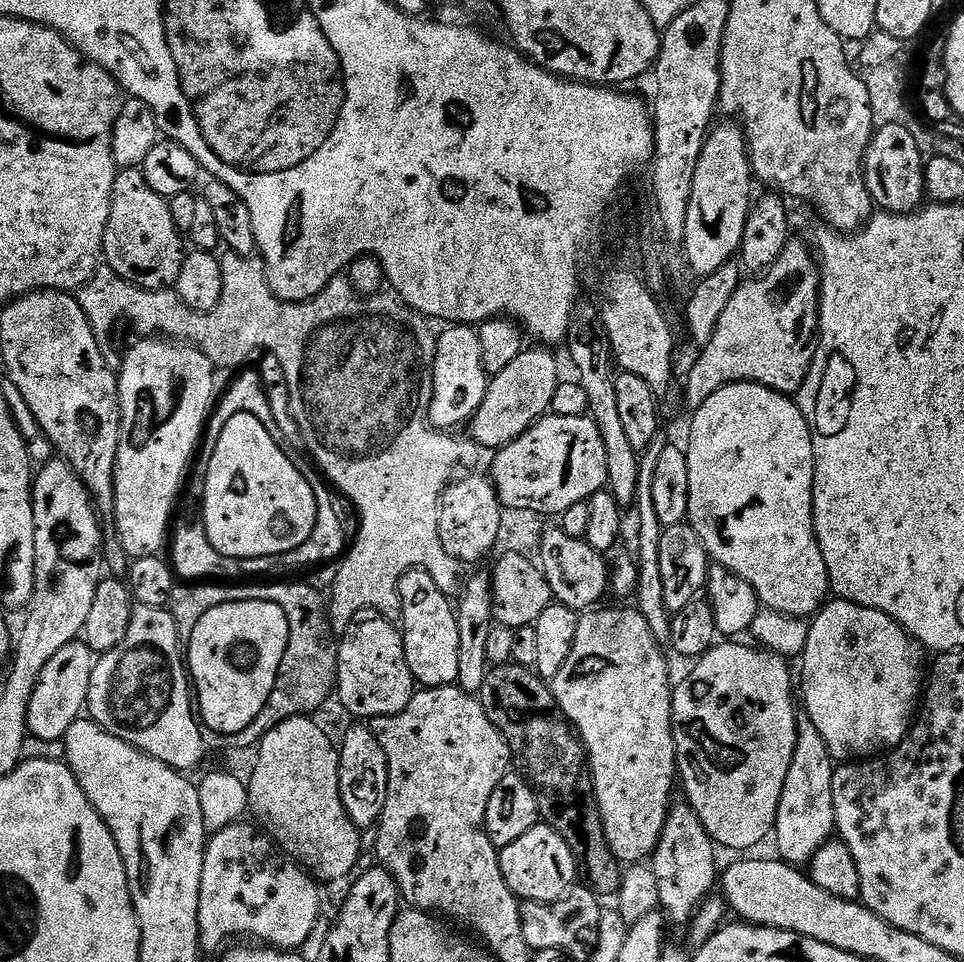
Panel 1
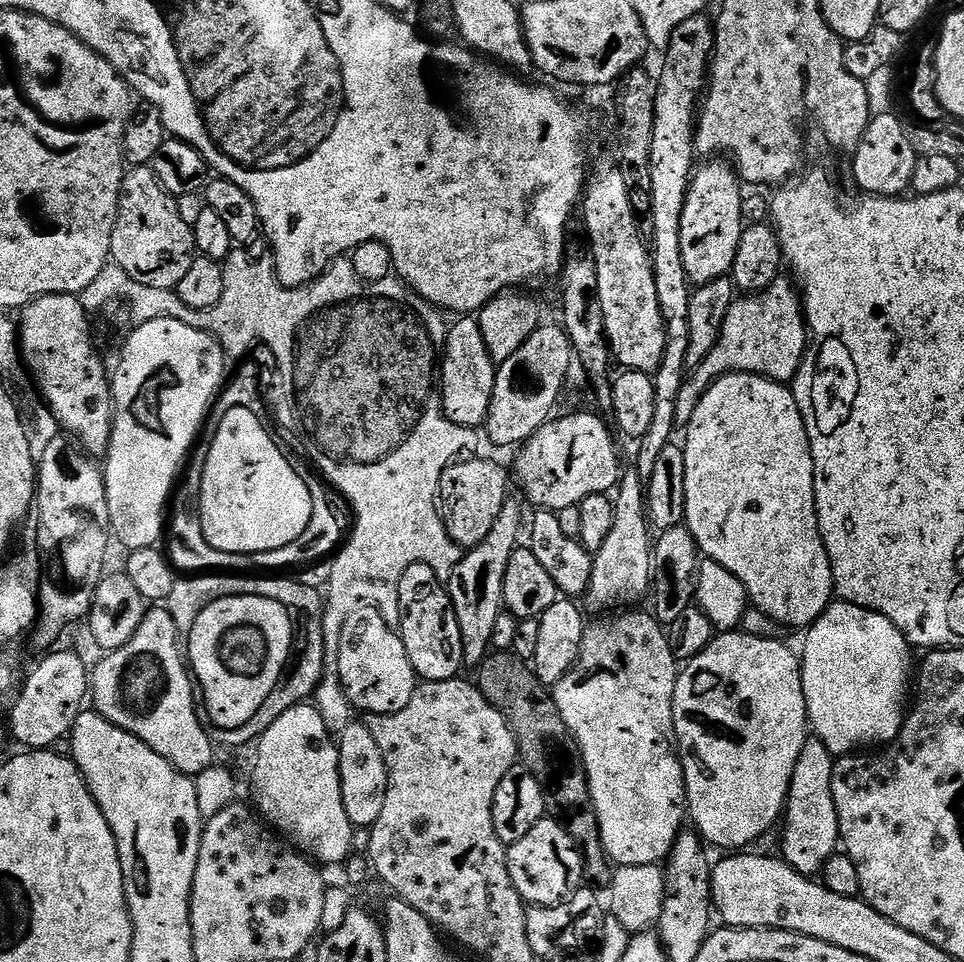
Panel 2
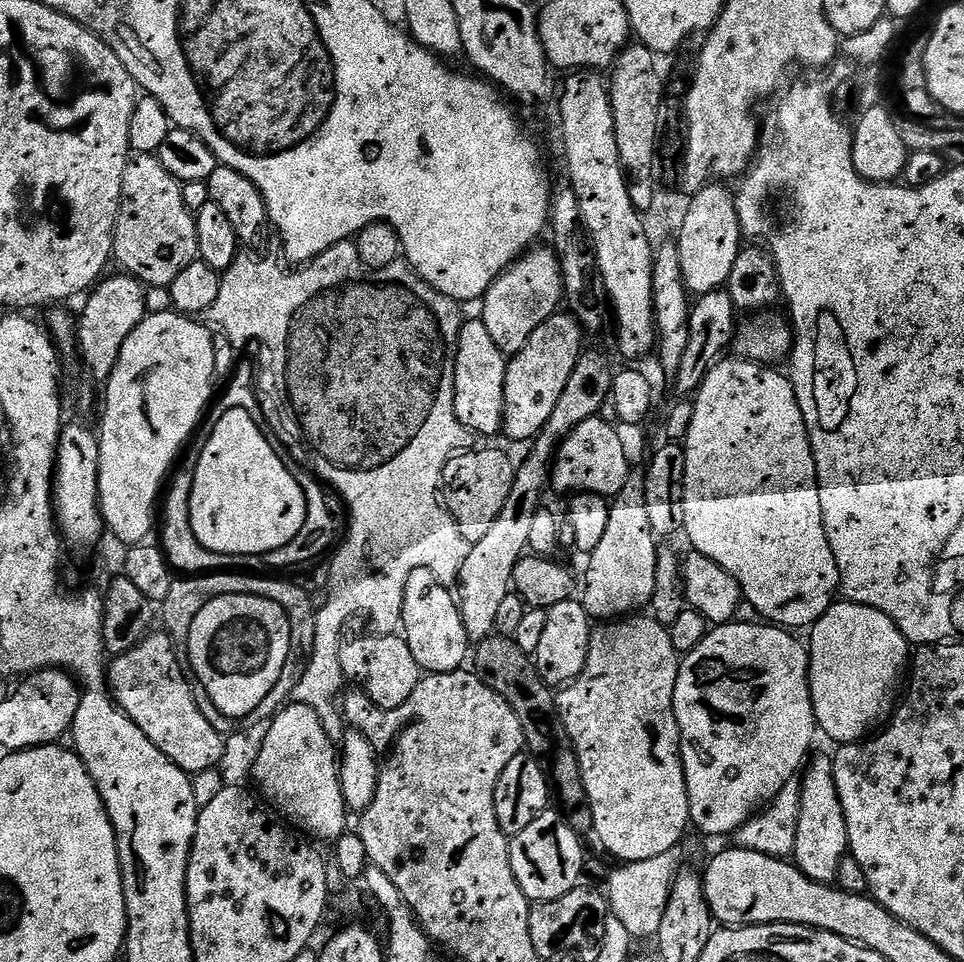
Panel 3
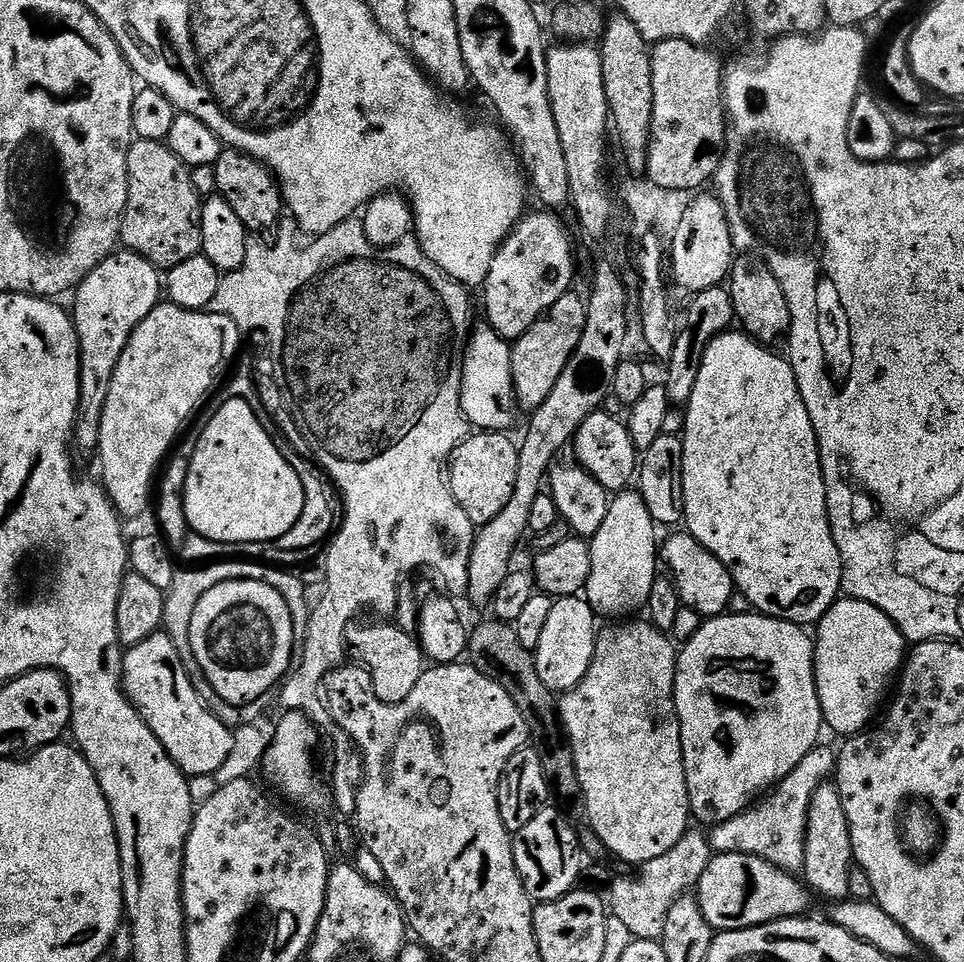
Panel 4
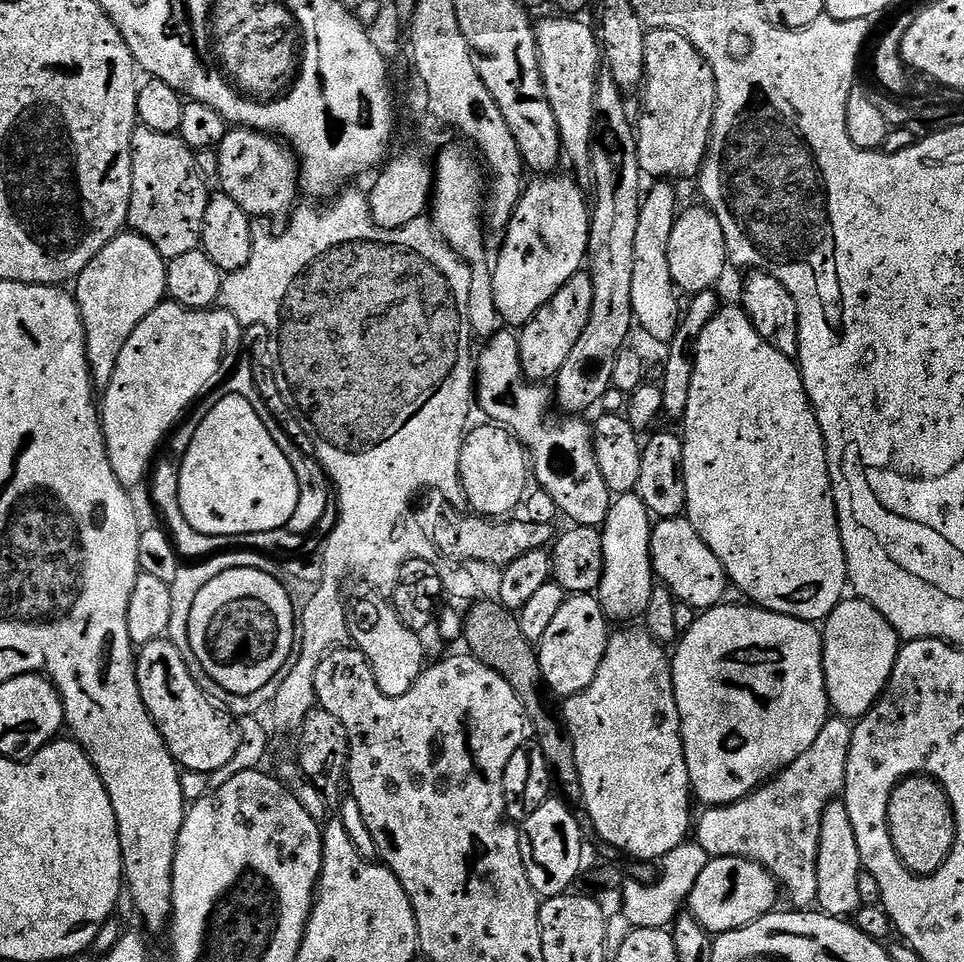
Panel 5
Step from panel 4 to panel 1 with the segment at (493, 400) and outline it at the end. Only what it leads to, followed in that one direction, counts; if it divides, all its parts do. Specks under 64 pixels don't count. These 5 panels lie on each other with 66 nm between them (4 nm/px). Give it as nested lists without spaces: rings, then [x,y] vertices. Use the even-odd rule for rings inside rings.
[[[448,326],[443,333],[439,333],[436,341],[436,357],[430,369],[430,391],[432,393],[432,404],[428,408],[428,418],[435,427],[441,430],[456,430],[459,424],[467,425],[472,416],[482,406],[482,398],[486,398],[488,381],[490,379],[484,368],[482,358],[482,342],[480,333],[472,326]]]

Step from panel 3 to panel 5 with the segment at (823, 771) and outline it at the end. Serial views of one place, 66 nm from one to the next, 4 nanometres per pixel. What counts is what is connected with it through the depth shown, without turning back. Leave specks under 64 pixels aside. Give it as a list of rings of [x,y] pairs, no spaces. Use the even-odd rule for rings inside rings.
[[[843,802],[828,804],[822,814],[822,826],[818,834],[816,870],[818,894],[815,907],[825,916],[855,917],[862,907],[858,894],[858,878],[862,869],[858,854],[858,841],[854,838],[854,826],[850,826],[850,814]]]

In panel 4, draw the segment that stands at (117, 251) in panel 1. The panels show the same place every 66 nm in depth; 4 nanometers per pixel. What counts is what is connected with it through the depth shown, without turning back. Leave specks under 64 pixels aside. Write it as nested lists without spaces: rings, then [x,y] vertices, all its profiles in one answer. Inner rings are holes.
[[[133,139],[132,149],[128,151],[128,197],[126,210],[120,223],[119,243],[127,251],[135,252],[148,260],[157,270],[171,270],[182,262],[201,255],[200,243],[200,206],[202,196],[196,193],[196,184],[192,181],[193,173],[179,160],[167,143],[158,140]]]

